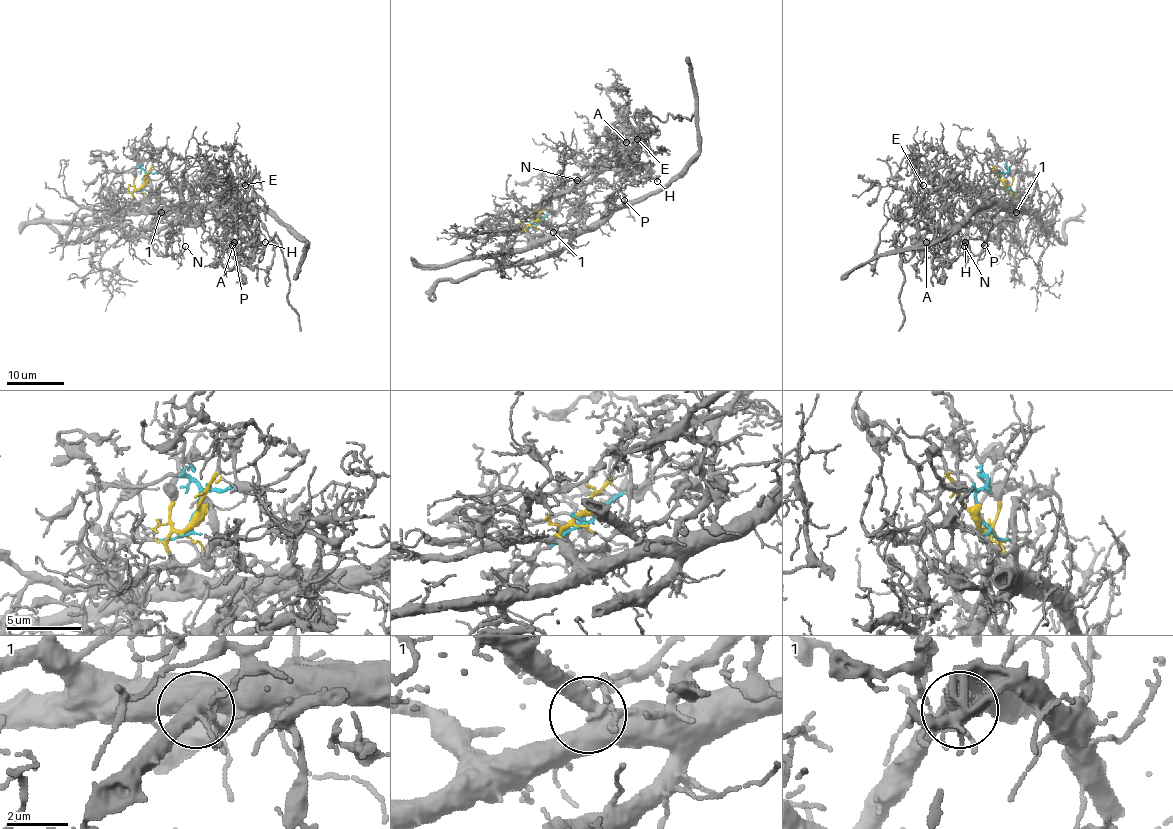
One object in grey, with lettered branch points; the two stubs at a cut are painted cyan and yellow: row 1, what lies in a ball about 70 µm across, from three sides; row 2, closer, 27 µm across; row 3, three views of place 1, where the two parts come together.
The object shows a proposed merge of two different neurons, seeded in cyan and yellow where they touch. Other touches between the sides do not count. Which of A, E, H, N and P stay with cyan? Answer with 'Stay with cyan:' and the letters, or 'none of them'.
Stay with cyan: A, E, H

